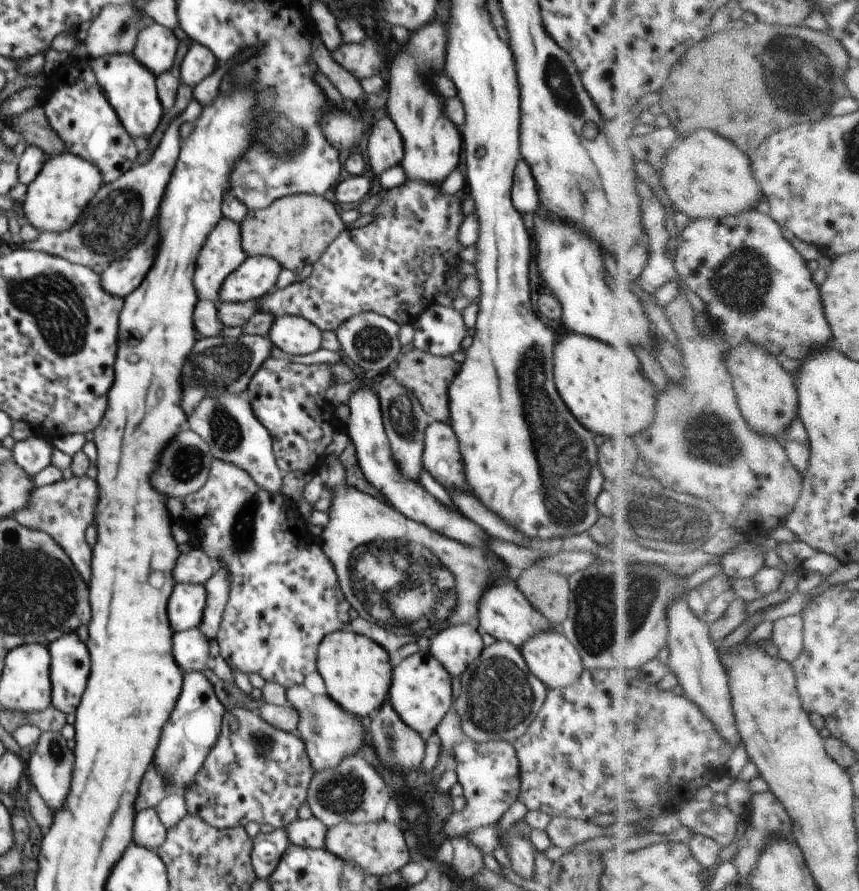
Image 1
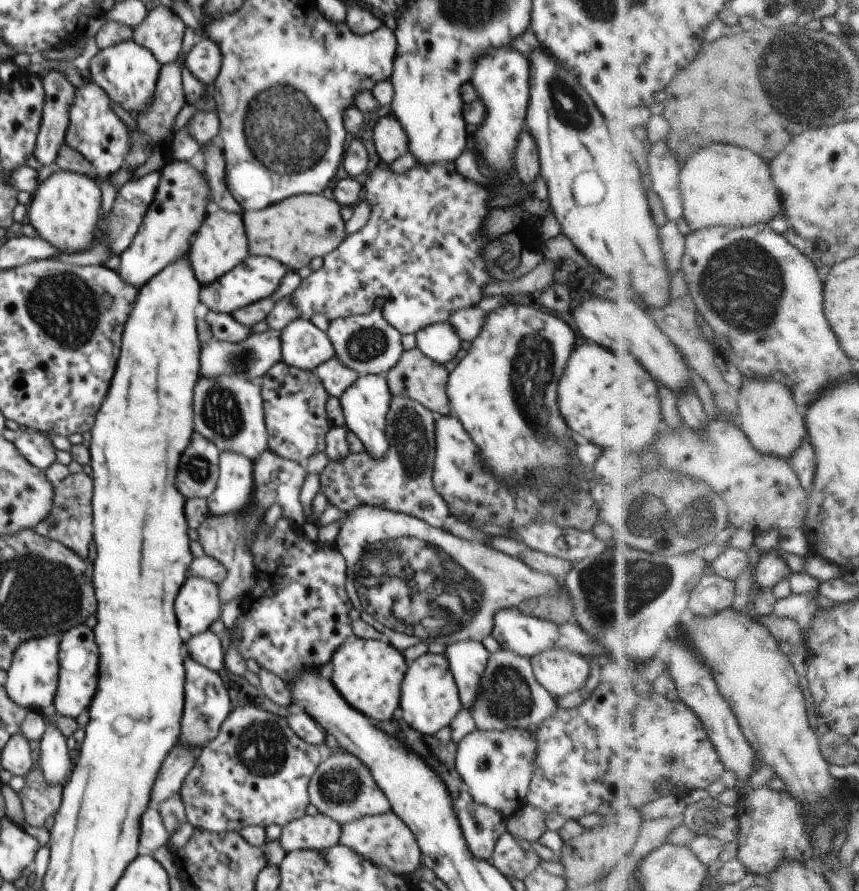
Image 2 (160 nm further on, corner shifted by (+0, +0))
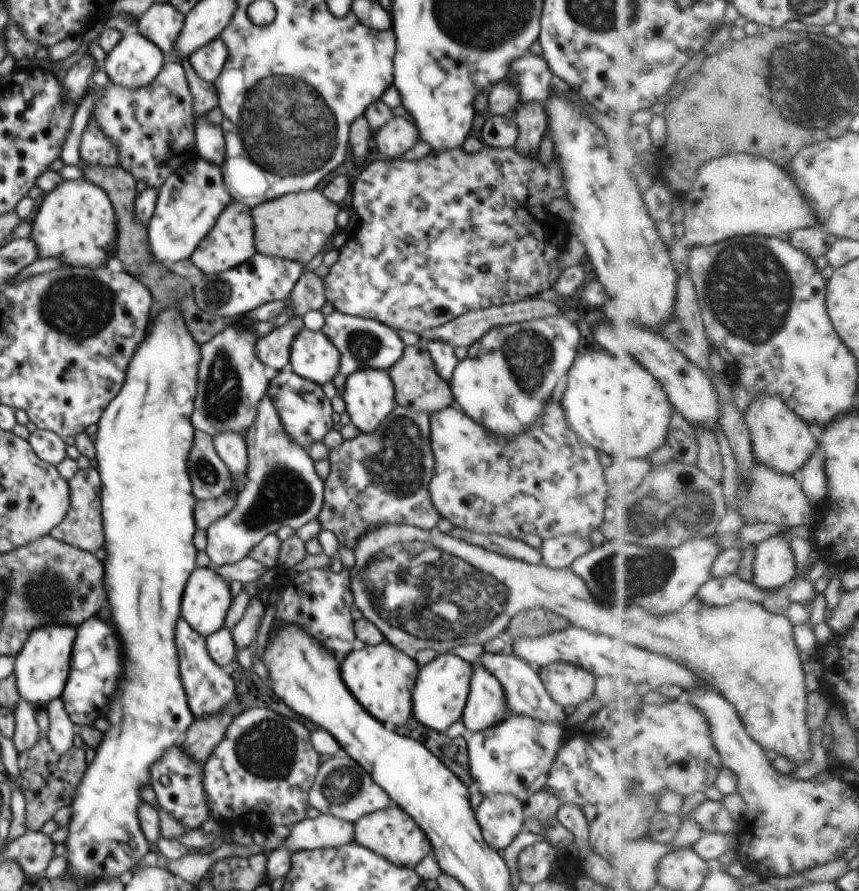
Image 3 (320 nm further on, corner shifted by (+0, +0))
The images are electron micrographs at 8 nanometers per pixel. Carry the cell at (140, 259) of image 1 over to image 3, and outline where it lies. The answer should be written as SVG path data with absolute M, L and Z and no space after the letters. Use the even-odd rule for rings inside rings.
M198 156L173 172L158 189L157 205L147 224L149 251L157 263L191 258L200 241L212 230L220 213L234 200L223 180L221 165Z

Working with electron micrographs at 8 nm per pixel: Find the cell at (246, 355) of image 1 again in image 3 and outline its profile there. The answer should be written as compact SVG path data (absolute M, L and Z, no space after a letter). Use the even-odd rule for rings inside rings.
M292 316L284 325L274 328L270 334L258 338L256 356L270 372L275 373L289 367L290 346L300 334L304 322L300 316Z

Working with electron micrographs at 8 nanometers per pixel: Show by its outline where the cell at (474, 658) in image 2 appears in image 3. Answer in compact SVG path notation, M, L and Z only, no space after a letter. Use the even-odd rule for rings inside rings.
M480 663L472 666L469 695L462 716L466 735L493 727L509 714L509 704L500 681Z

